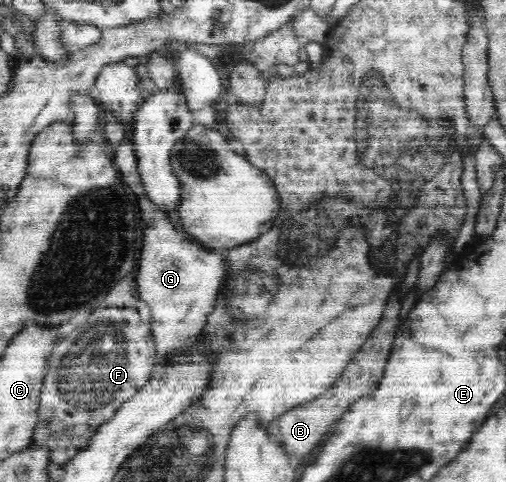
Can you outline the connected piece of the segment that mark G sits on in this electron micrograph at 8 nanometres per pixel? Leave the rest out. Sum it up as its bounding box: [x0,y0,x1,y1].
[113,132,230,363]

